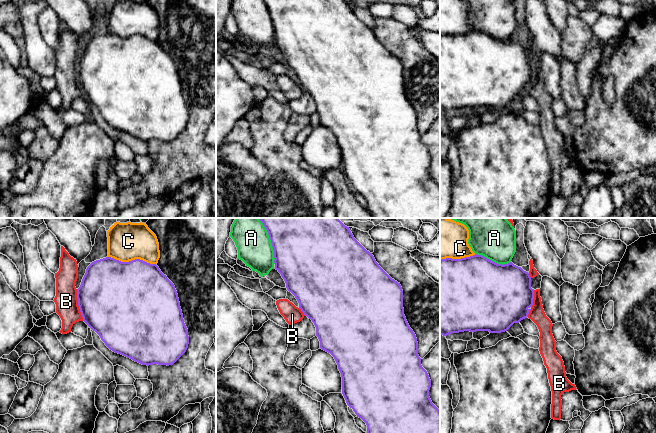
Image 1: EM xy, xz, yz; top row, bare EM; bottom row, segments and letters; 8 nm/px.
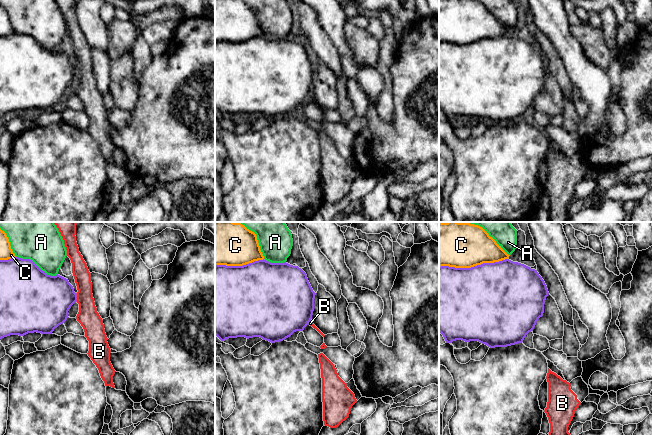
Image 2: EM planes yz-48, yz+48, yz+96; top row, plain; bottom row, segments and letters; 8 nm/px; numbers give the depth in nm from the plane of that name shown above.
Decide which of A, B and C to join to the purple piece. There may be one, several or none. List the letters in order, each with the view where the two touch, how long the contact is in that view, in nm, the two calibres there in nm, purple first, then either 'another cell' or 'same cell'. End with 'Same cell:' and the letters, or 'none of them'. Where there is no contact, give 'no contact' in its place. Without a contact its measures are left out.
A: meets purple in xz; contact 340 nm long; 460 nm thick on the purple side, 280 nm on the other; another cell
B: meets purple in xy; contact 260 nm long; 500 nm thick on the purple side, 180 nm on the other; another cell
C: meets purple in xy; contact 380 nm long; 500 nm thick on the purple side, 300 nm on the other; same cell
Same cell: C

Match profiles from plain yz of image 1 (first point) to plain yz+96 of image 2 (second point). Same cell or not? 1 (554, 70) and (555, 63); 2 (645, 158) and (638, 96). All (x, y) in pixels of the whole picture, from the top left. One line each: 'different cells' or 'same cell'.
1: different cells
2: same cell

